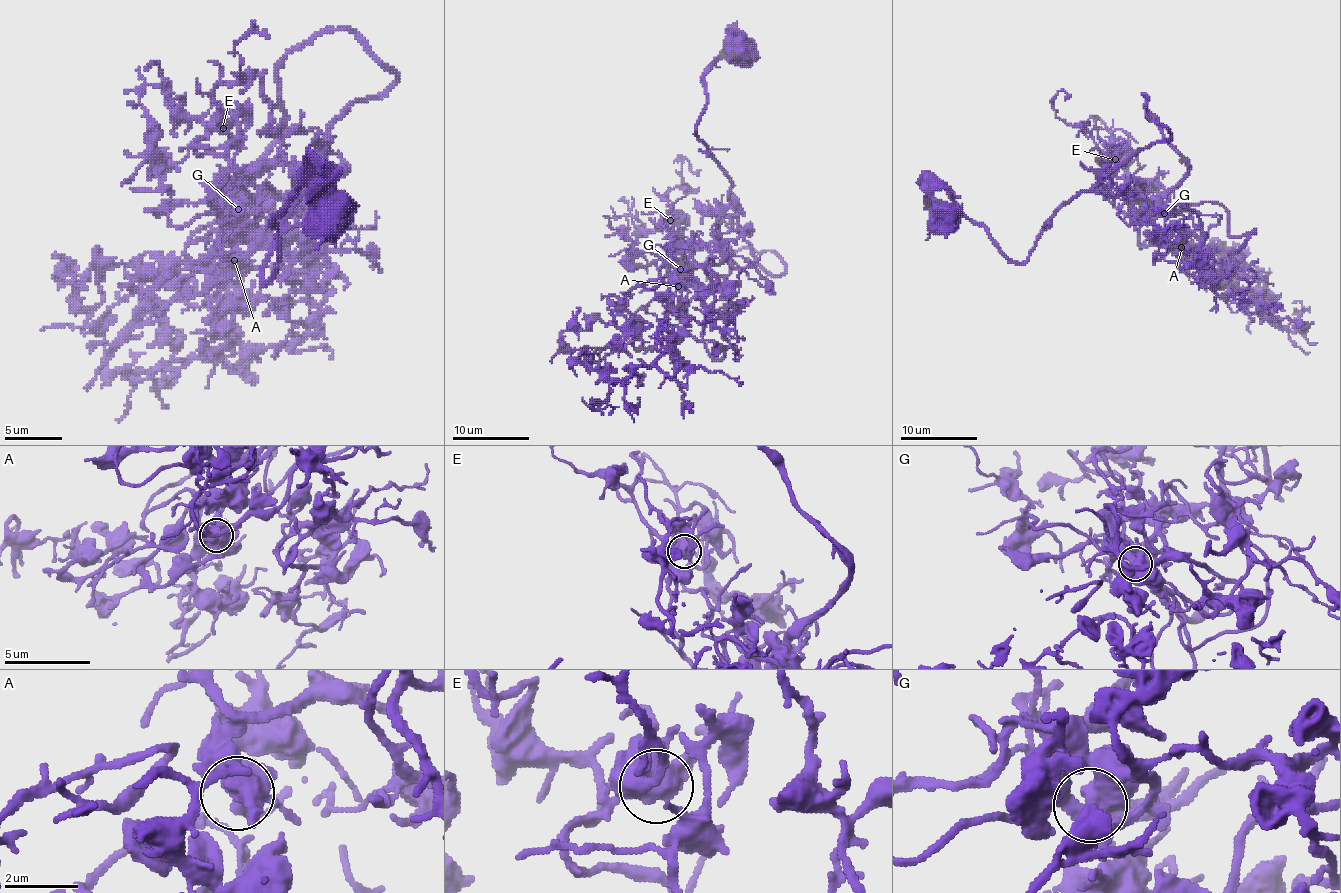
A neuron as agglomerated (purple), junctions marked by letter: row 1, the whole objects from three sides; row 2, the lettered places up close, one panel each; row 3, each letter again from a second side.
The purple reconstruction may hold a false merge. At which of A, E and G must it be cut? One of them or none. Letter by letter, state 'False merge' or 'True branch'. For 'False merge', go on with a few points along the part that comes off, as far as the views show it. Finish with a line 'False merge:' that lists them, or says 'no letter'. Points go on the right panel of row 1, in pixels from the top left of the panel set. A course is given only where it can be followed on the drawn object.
A: True branch
E: True branch
G: True branch
False merge: no letter

